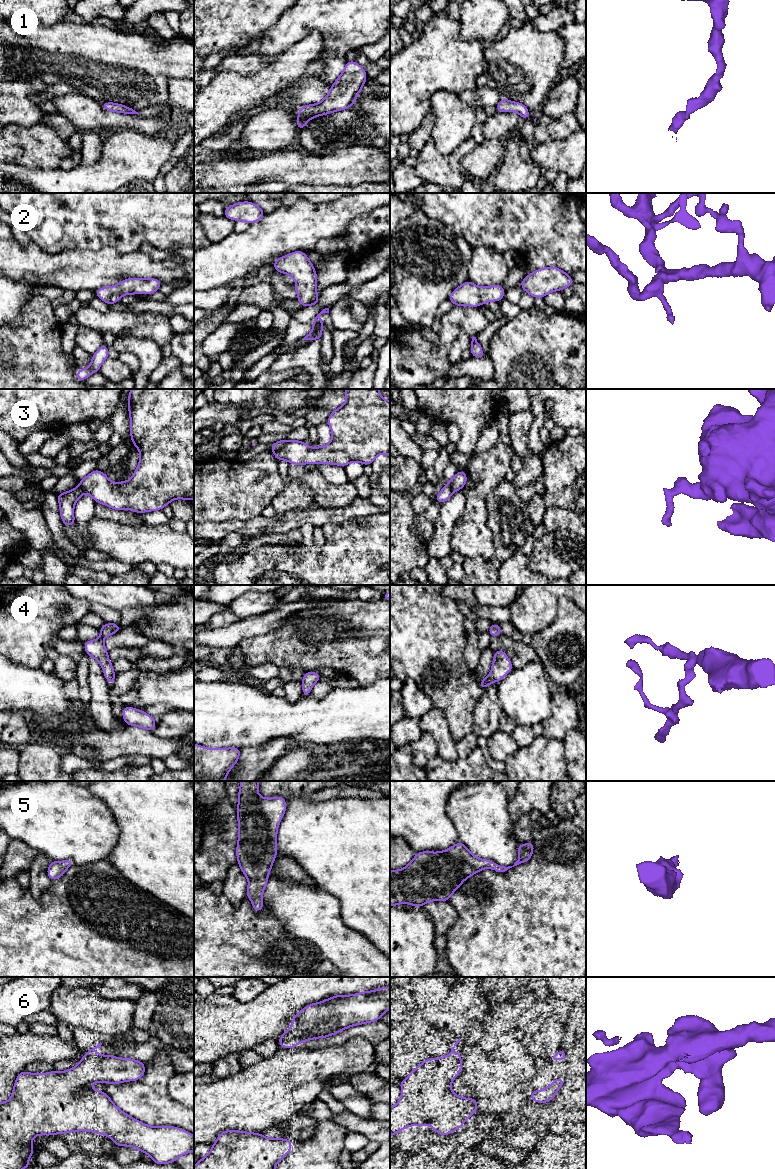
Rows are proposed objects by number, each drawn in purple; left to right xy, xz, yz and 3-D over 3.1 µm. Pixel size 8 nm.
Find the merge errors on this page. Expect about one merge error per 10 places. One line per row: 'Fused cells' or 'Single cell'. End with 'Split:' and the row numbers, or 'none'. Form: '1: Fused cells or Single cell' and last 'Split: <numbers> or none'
1: Single cell
2: Single cell
3: Fused cells
4: Single cell
5: Single cell
6: Fused cells
Split: 3, 6

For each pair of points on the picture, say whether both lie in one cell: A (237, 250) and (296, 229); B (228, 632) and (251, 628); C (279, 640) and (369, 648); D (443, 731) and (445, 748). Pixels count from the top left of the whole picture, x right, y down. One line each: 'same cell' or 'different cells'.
A: same cell
B: same cell
C: same cell
D: same cell

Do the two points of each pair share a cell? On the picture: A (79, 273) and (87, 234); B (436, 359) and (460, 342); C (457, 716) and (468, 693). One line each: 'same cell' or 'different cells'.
A: different cells
B: different cells
C: same cell

